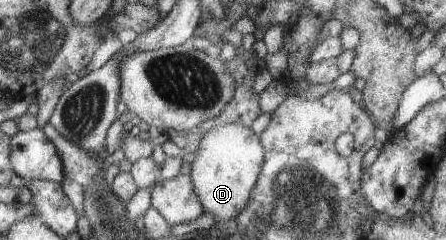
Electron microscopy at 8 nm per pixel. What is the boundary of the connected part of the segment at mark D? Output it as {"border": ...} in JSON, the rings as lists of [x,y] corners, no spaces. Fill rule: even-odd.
{"border":[[[217,125],[201,137],[199,149],[191,163],[190,177],[195,194],[203,205],[203,211],[213,215],[217,224],[235,220],[237,213],[247,206],[251,191],[261,173],[264,155],[265,149],[261,144],[260,135],[245,125]]]}

